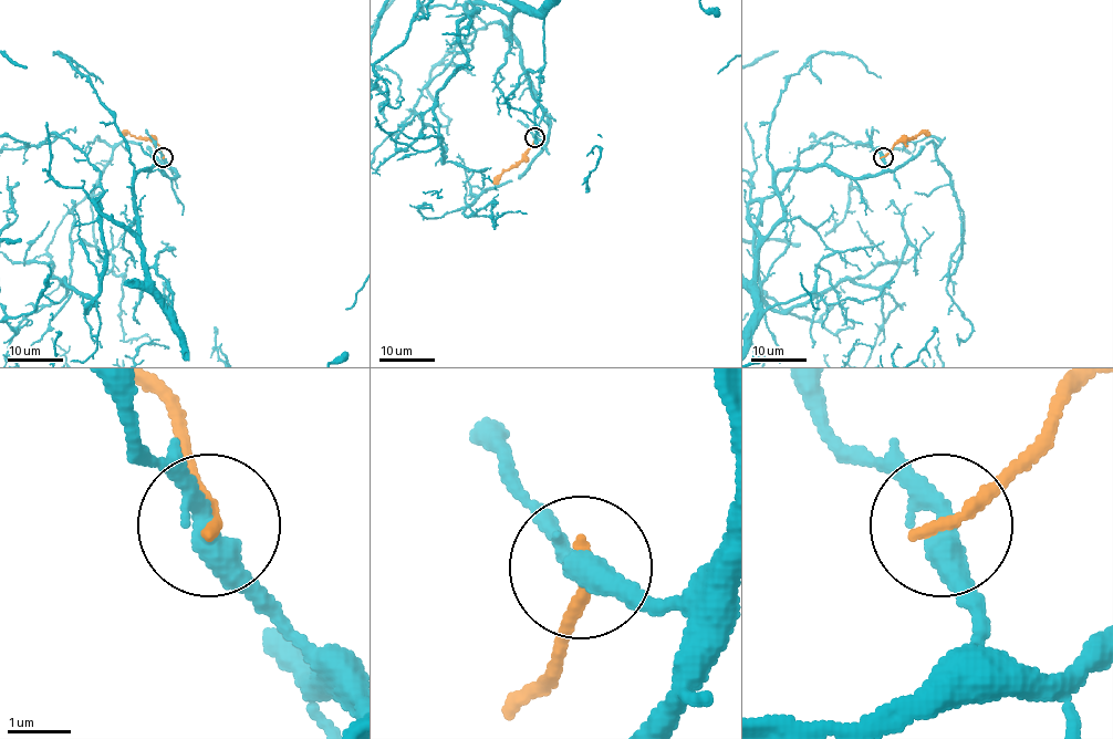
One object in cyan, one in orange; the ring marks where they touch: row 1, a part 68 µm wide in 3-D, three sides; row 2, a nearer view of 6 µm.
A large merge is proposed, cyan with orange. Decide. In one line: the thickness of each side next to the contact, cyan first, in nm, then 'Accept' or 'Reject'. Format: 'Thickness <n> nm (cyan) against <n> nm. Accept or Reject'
Thickness 360 nm (cyan) against 220 nm. Reject

